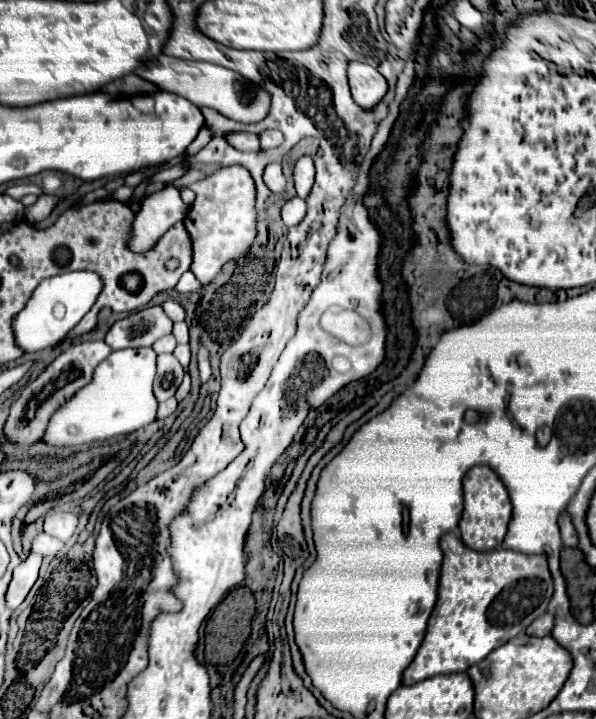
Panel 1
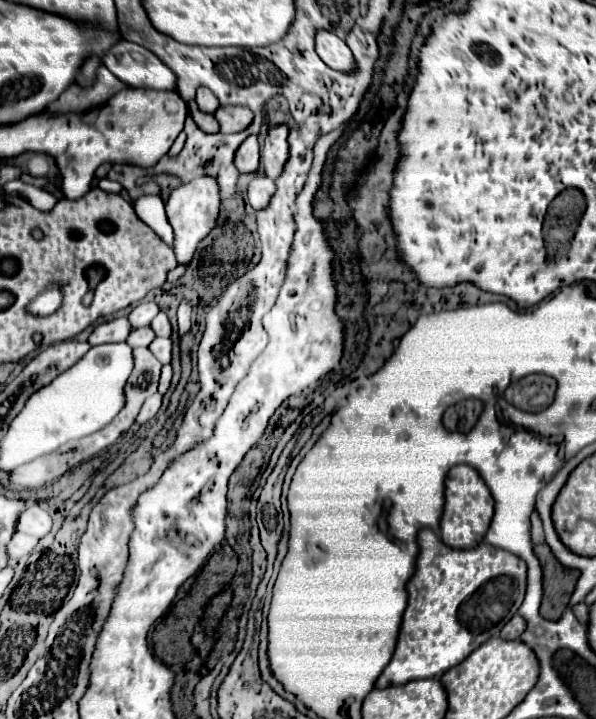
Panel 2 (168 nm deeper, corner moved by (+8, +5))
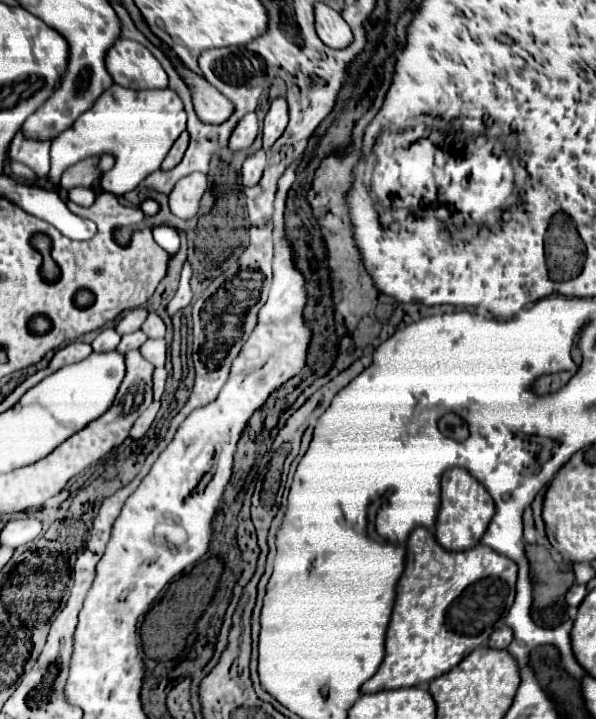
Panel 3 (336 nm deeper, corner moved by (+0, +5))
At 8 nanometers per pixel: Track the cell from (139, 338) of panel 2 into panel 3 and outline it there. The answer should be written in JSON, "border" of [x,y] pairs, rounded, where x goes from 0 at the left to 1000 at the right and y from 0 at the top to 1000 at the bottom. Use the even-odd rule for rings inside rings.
{"border":[[[228,460],[228,463],[218,463],[218,466],[208,466],[205,469],[205,474],[198,477],[198,483],[195,483],[195,488],[198,491],[205,491],[205,494],[211,494],[211,488],[221,488],[221,485],[232,485],[242,474],[245,474],[248,469],[238,463],[238,460]]]}

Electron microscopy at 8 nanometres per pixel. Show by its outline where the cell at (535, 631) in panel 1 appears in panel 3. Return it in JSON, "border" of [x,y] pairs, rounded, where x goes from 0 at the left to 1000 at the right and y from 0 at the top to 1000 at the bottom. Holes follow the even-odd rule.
{"border":[[[842,869],[842,872],[829,875],[829,880],[822,883],[822,889],[819,889],[819,900],[826,900],[826,903],[849,903],[849,900],[856,897],[856,889],[859,889],[856,872]]]}

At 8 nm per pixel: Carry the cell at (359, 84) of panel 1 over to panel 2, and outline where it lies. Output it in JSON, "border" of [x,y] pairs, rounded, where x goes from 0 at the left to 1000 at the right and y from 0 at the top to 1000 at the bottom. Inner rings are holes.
{"border":[[[534,43],[534,49],[530,49],[530,74],[560,99],[570,99],[570,102],[587,104],[587,102],[594,102],[601,96],[591,71],[560,46]]]}

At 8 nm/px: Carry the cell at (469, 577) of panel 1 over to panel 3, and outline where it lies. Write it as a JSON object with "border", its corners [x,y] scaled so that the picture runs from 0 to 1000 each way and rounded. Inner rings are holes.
{"border":[[[698,733],[681,755],[678,797],[664,814],[661,847],[648,875],[644,919],[638,922],[631,939],[604,955],[604,964],[634,964],[644,958],[671,958],[721,950],[725,944],[765,928],[799,900],[812,897],[822,880],[832,875],[832,869],[846,861],[856,839],[862,836],[862,811],[866,783],[852,775],[836,772],[829,764],[815,758],[799,758],[782,766],[742,766],[742,761],[728,755],[728,744],[718,736]]]}

